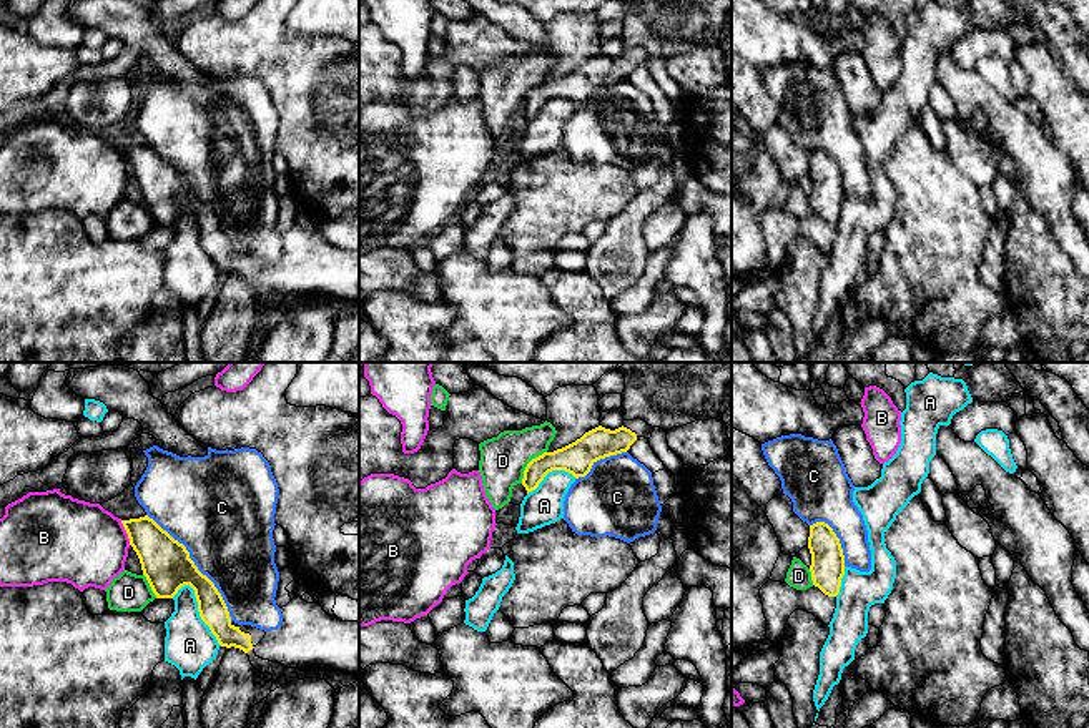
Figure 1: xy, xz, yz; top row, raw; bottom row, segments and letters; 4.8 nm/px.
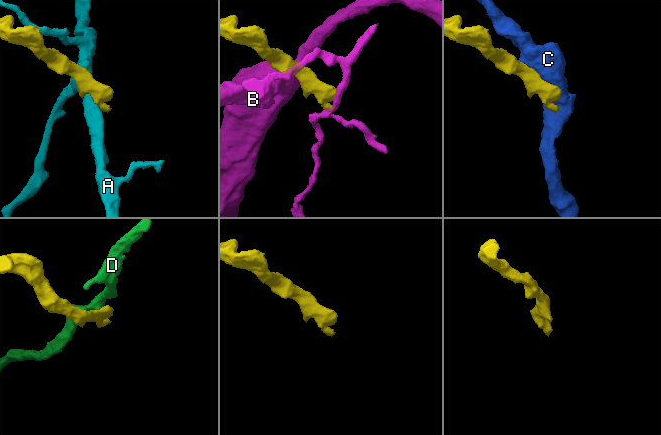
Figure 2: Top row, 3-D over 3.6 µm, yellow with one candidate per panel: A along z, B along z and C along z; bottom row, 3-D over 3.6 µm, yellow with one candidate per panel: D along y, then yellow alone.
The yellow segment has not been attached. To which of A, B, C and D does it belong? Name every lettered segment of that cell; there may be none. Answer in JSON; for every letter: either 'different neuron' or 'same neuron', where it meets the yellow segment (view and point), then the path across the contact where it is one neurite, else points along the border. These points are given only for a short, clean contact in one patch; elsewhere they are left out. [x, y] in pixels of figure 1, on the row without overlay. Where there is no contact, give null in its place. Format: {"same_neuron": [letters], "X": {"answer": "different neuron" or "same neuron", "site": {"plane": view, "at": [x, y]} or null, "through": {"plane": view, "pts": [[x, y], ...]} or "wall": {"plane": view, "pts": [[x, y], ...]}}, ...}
{"same_neuron": [], "A": {"answer": "different neuron", "site": {"plane": "xy", "at": [198, 238]}}, "B": {"answer": "different neuron", "site": {"plane": "xy", "at": [127, 160]}}, "C": {"answer": "different neuron", "site": {"plane": "xy", "at": [195, 193]}}, "D": {"answer": "different neuron", "site": {"plane": "xz", "at": [527, 92]}}}

